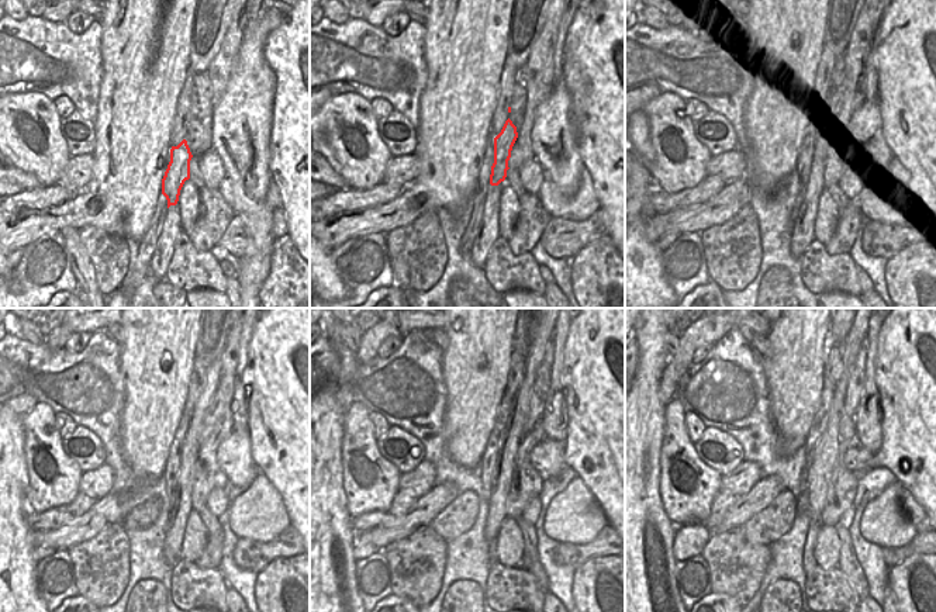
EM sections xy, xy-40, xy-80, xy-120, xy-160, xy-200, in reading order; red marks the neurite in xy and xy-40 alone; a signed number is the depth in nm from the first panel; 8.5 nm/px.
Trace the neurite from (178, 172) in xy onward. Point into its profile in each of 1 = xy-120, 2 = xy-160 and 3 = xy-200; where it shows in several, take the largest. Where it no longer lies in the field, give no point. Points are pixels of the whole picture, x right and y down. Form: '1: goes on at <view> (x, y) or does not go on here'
1: goes on at xy-120 (216, 410)
2: goes on at xy-160 (542, 380)
3: goes on at xy-200 (856, 384)

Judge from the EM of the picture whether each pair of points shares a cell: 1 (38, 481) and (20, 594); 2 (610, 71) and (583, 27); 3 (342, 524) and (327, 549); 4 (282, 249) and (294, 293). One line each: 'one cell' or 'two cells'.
1: two cells
2: one cell
3: one cell
4: one cell

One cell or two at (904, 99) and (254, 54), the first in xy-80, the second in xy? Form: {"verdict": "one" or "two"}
{"verdict": "two"}

